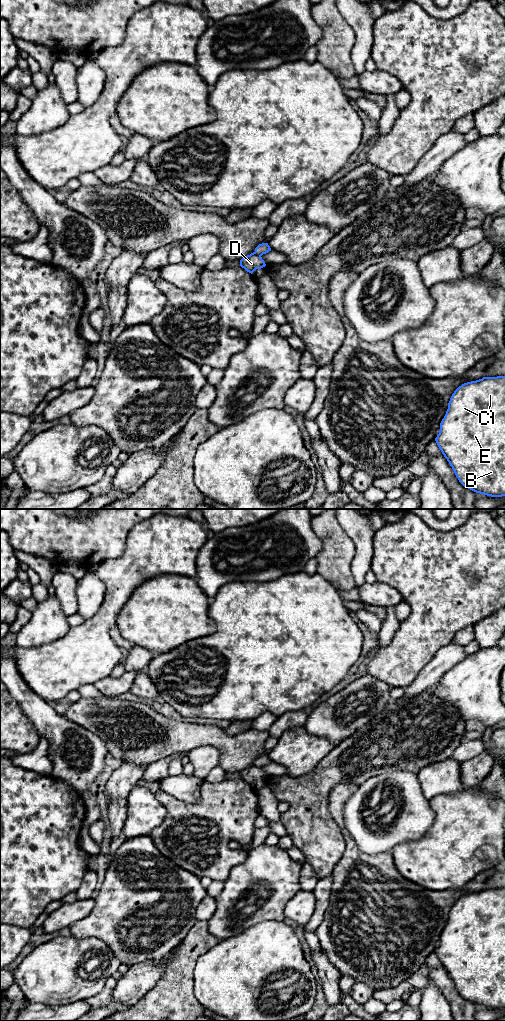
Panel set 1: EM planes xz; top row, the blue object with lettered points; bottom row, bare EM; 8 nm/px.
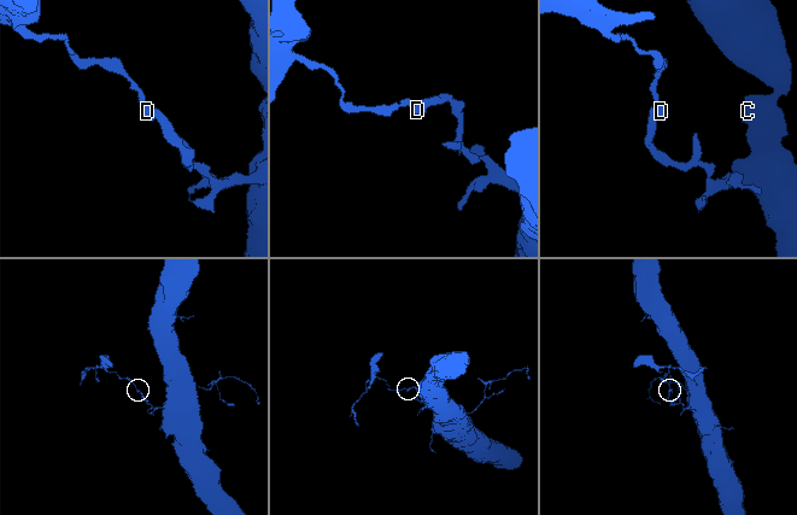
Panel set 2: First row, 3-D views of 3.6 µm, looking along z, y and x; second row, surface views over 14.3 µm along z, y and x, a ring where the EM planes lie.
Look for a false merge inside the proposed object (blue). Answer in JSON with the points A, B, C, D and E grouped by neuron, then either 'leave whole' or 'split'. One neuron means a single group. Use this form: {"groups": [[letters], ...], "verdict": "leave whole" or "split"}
{"groups": [["A", "B", "C", "E"], ["D"]], "verdict": "split"}

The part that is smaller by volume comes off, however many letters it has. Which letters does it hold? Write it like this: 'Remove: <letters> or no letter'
Remove: D

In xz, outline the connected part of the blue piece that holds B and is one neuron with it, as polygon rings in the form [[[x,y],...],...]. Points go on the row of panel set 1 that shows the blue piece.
[[[505,376],[483,377],[459,386],[450,398],[435,441],[464,487],[491,497],[505,496]]]

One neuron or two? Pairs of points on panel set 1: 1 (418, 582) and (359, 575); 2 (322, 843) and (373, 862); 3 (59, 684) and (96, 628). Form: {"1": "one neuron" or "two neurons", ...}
{"1": "two neurons", "2": "two neurons", "3": "one neuron"}

